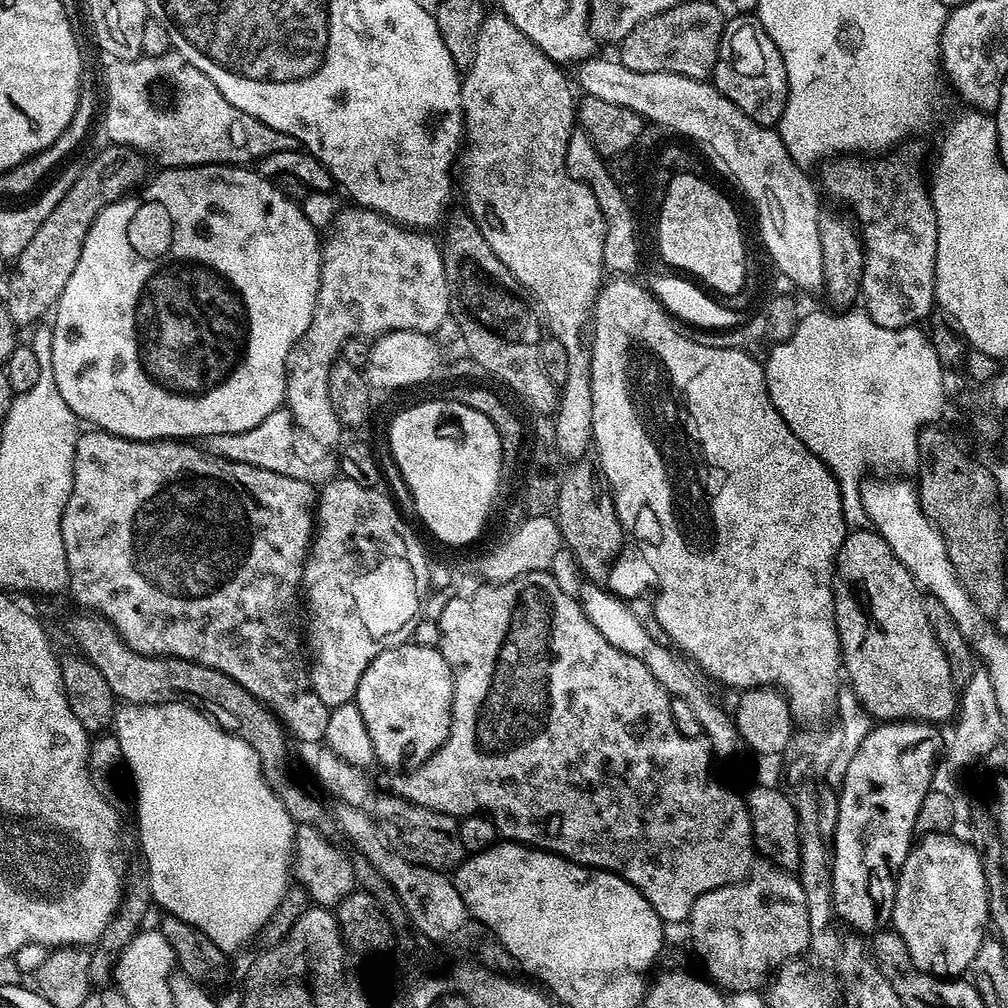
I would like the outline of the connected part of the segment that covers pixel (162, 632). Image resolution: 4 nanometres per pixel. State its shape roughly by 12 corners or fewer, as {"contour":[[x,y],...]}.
{"contour":[[81,431],[67,591],[293,737],[307,480]]}

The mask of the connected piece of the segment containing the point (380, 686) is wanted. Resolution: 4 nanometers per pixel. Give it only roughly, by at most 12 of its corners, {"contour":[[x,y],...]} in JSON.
{"contour":[[385,647],[354,703],[391,770],[436,752],[452,721],[439,648]]}

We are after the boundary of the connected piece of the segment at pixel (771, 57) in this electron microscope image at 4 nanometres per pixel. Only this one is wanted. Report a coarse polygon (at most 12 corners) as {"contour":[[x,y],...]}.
{"contour":[[759,16],[724,25],[714,87],[754,122],[779,125],[782,54]]}

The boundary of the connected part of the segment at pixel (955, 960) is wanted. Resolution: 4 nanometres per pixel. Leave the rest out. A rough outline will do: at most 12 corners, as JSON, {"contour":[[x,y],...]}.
{"contour":[[920,836],[891,927],[932,976],[971,969],[990,924],[981,853]]}

